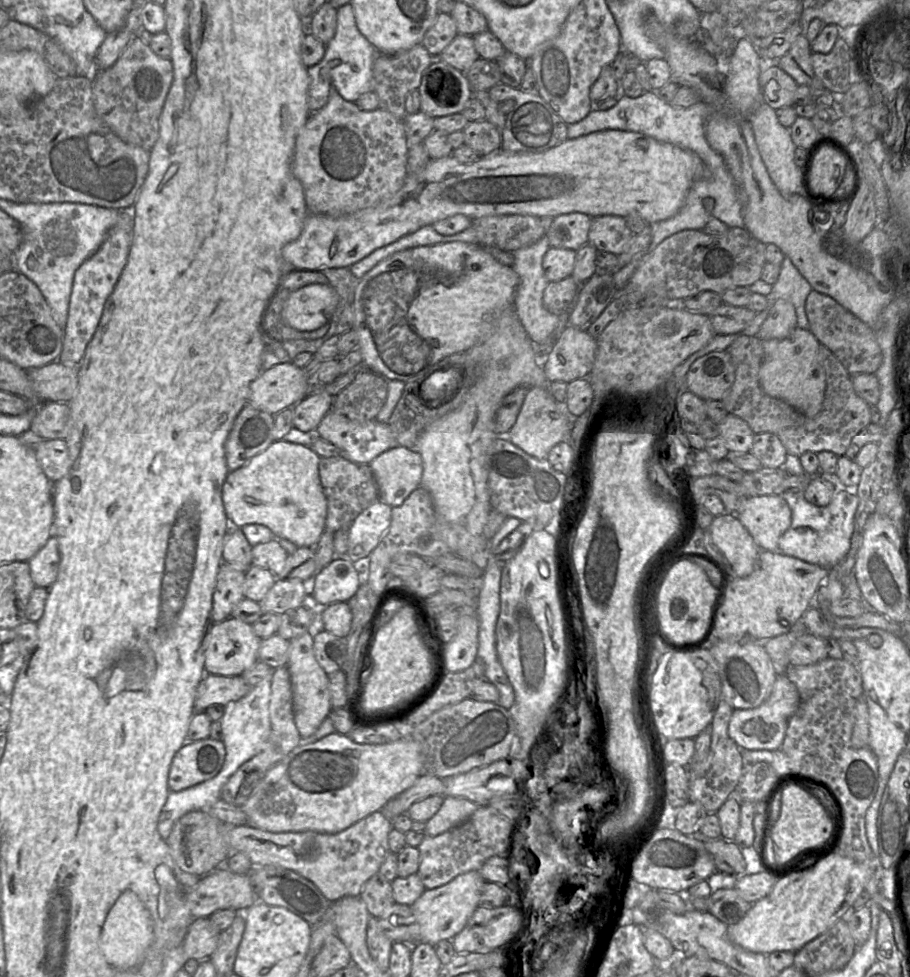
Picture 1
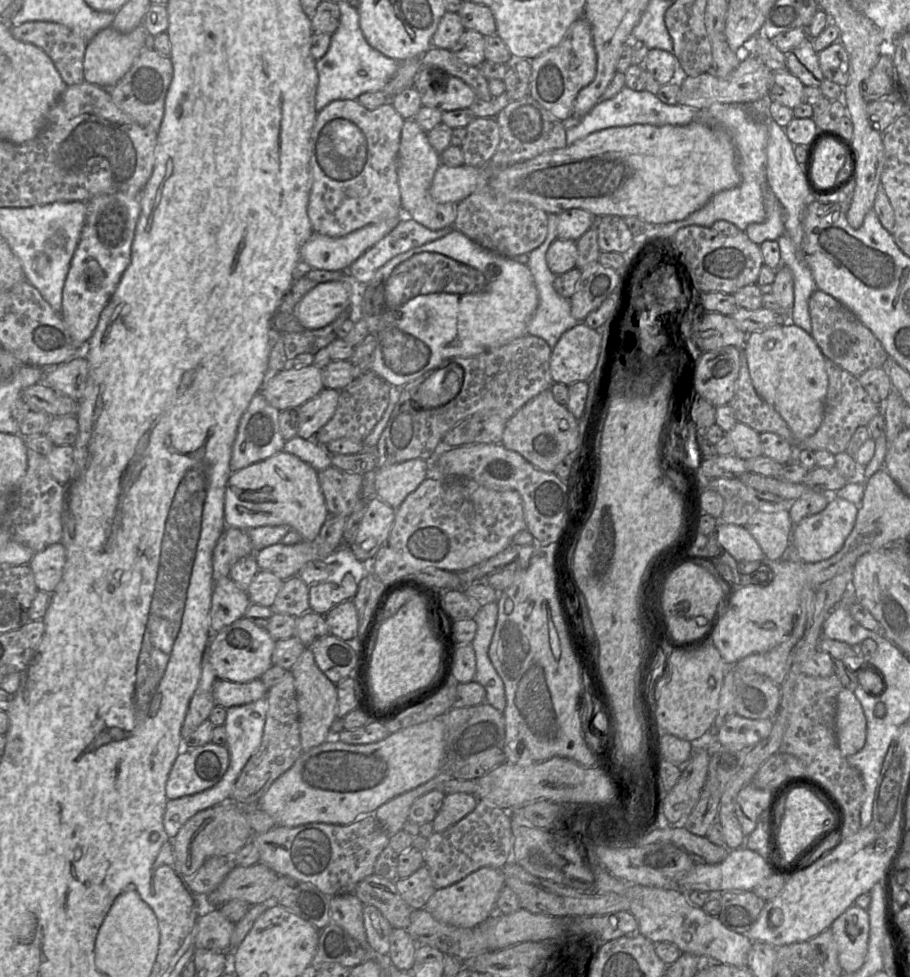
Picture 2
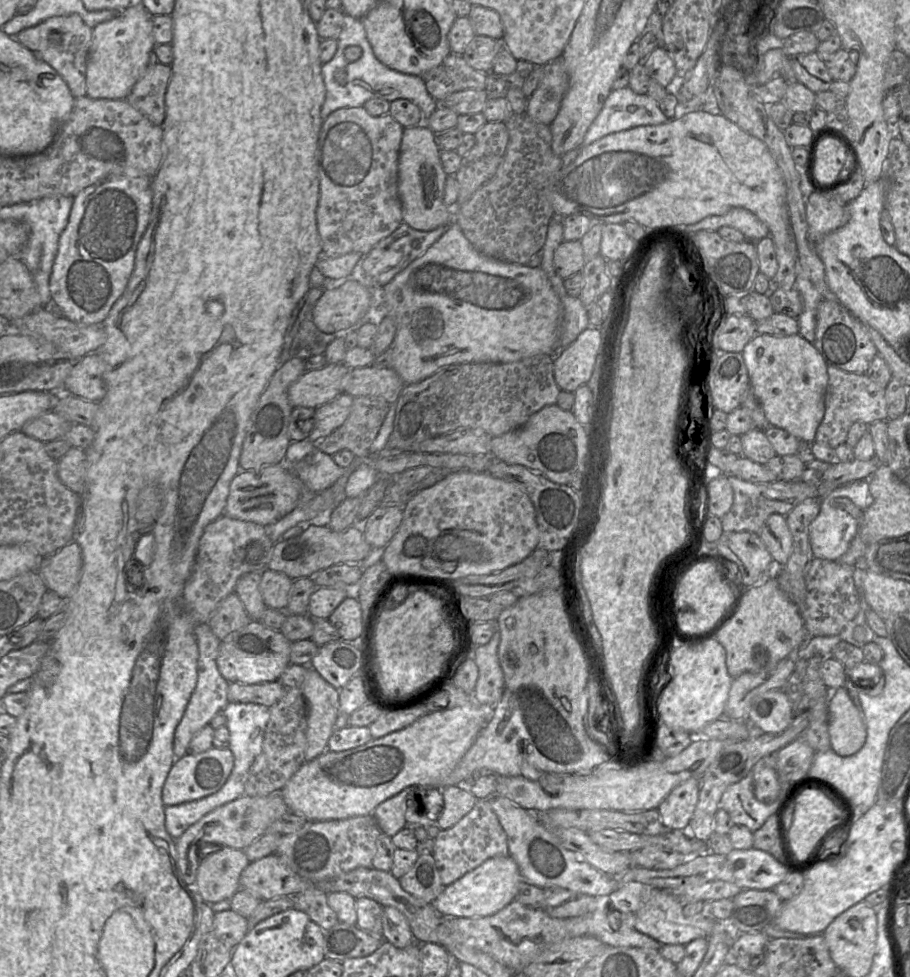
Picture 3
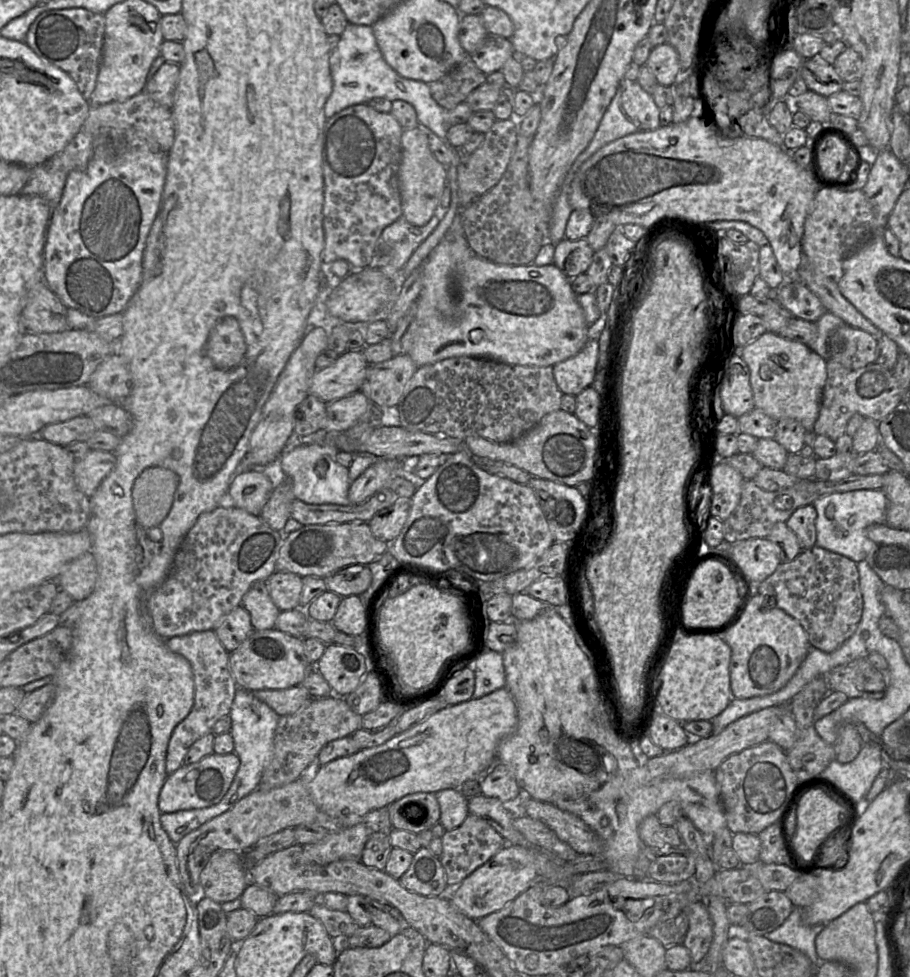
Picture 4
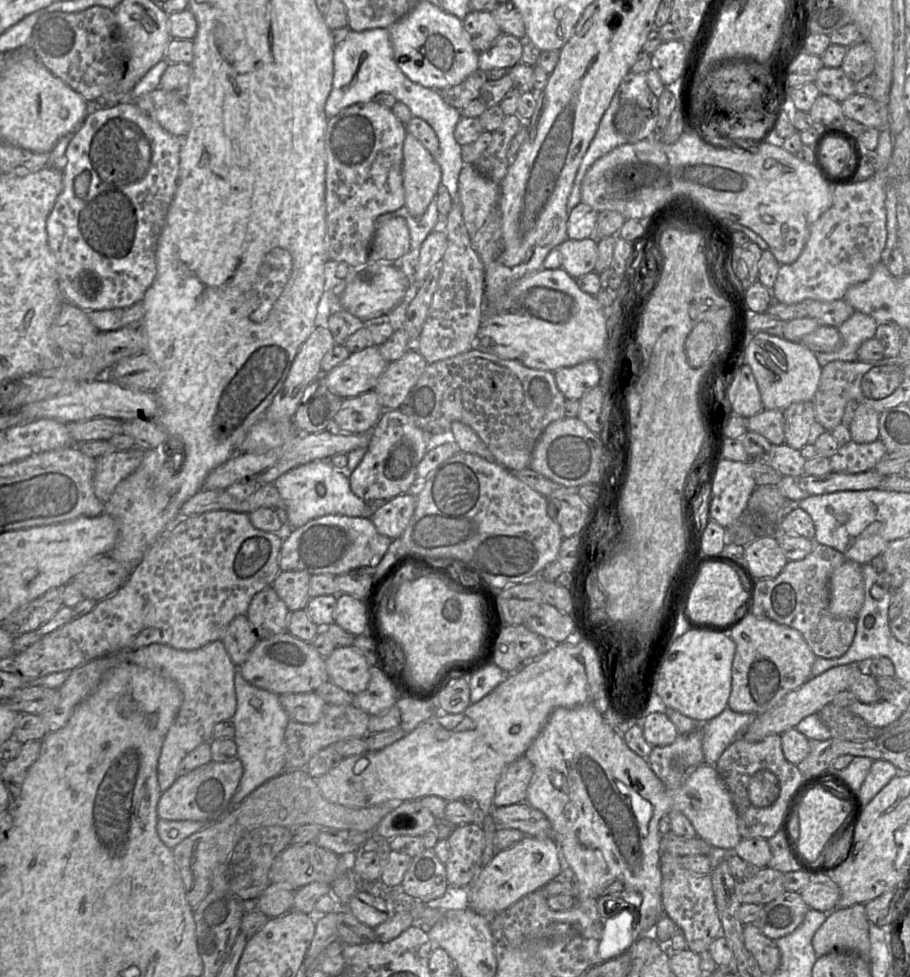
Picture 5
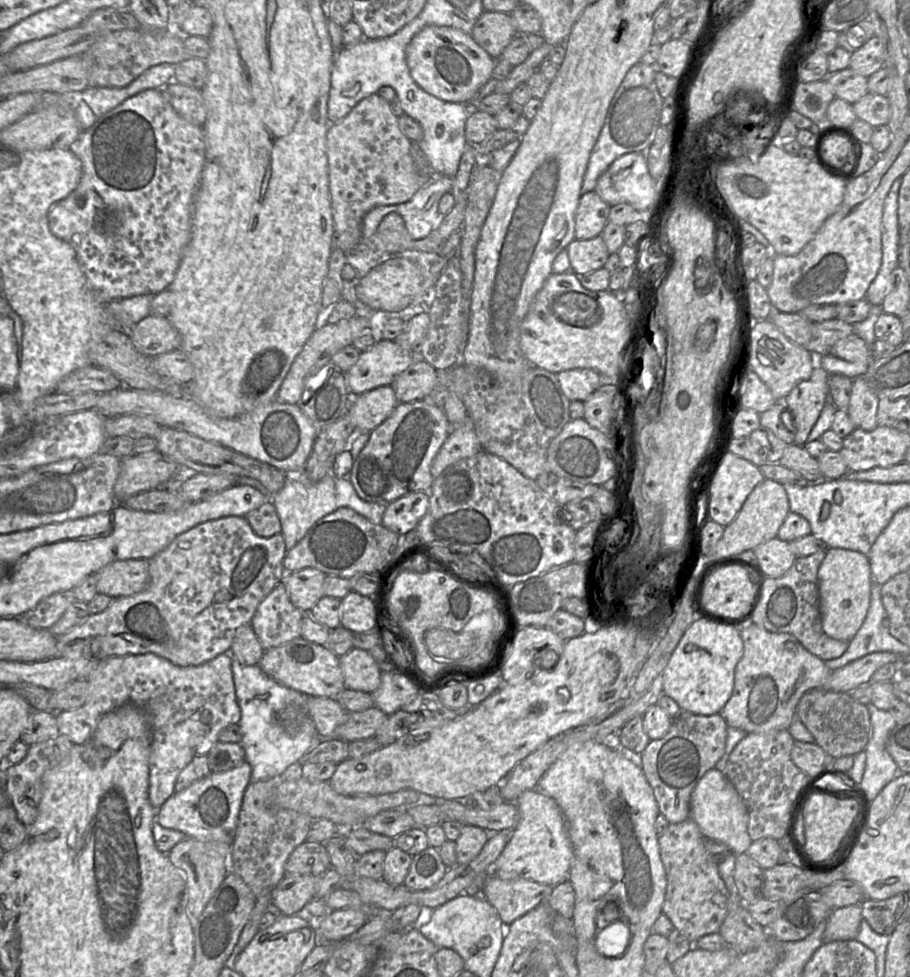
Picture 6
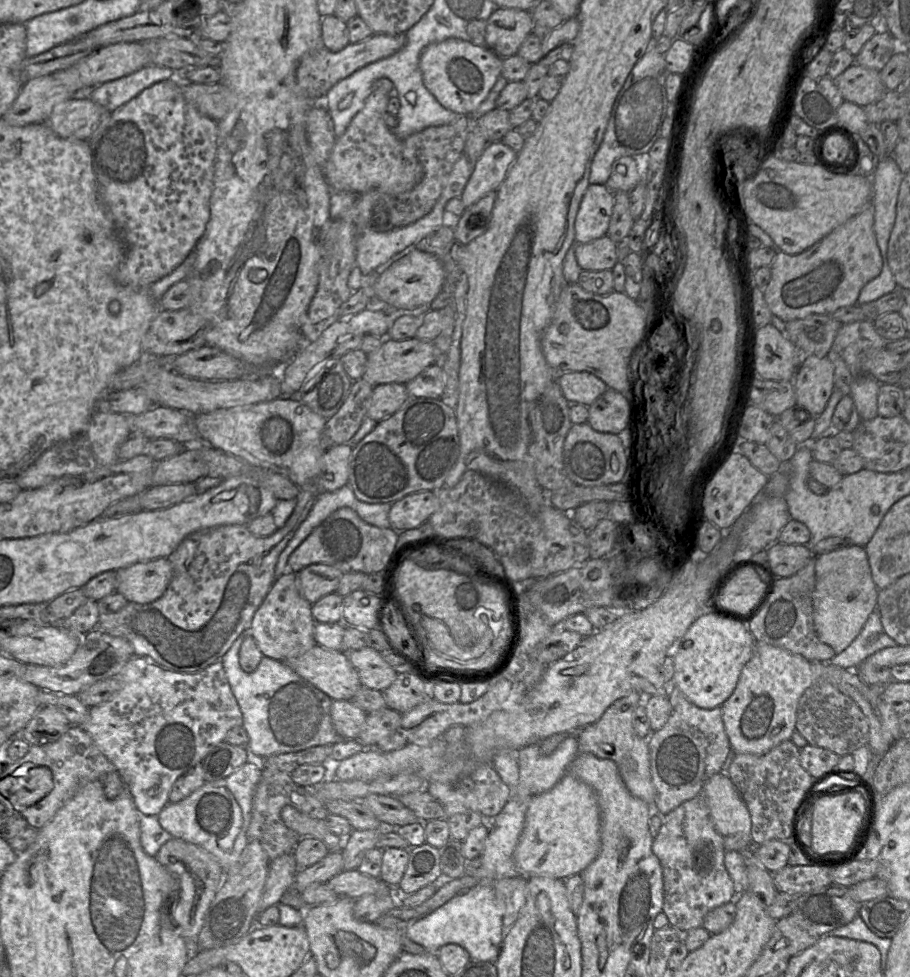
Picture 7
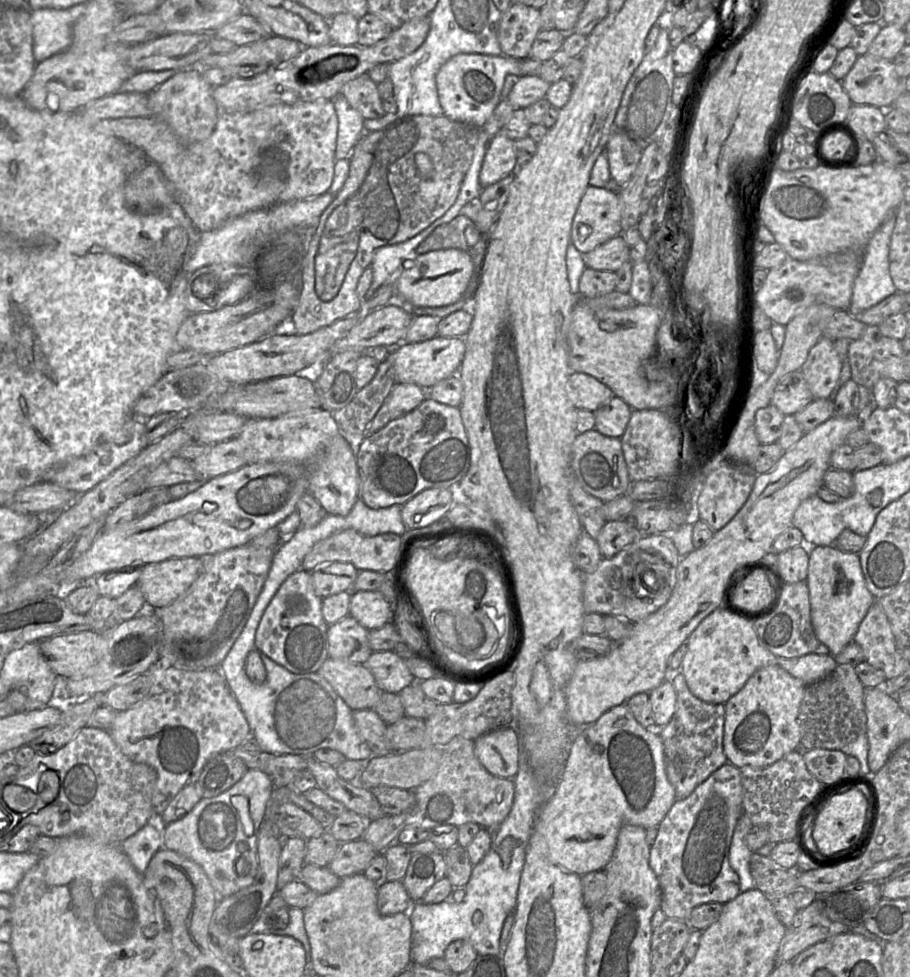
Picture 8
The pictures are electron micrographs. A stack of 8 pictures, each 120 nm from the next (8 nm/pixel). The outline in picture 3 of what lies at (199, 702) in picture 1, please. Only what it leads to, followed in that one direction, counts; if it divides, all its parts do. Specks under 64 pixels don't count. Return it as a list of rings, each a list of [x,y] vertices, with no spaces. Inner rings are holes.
[[[278,681],[259,684],[229,683],[227,691],[228,703],[255,703],[267,706],[276,704],[285,694],[286,688]]]

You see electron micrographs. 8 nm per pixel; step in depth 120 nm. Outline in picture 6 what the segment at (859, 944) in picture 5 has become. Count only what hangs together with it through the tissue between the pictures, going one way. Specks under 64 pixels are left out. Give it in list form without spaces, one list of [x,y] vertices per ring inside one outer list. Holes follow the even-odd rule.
[[[861,904],[832,910],[823,933],[822,943],[856,939],[862,921]]]

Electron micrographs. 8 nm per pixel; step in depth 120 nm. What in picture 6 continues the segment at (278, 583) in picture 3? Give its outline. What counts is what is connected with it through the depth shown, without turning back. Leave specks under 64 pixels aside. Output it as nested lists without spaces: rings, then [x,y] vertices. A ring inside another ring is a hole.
[[[307,567],[295,572],[287,572],[283,582],[292,603],[302,612],[309,612],[324,596],[323,585],[326,574]]]

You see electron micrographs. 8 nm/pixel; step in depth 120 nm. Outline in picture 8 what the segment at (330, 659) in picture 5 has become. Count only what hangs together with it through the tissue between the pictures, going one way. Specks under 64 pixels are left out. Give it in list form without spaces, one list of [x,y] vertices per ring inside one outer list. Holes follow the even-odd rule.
[[[373,651],[364,665],[384,692],[399,694],[415,681],[405,660],[393,651]]]

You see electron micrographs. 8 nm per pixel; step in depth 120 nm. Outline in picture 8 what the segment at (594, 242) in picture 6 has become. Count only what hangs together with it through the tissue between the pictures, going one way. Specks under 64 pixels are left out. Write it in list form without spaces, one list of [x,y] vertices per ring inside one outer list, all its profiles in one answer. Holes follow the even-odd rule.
[[[621,234],[583,254],[586,267],[616,272],[630,258],[630,247]]]

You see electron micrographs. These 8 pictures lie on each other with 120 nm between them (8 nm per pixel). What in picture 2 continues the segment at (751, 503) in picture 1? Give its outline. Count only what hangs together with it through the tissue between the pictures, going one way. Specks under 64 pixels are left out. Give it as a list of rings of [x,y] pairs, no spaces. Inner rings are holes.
[[[788,510],[756,512],[745,527],[761,547],[766,559],[780,560],[788,553],[793,530]]]

